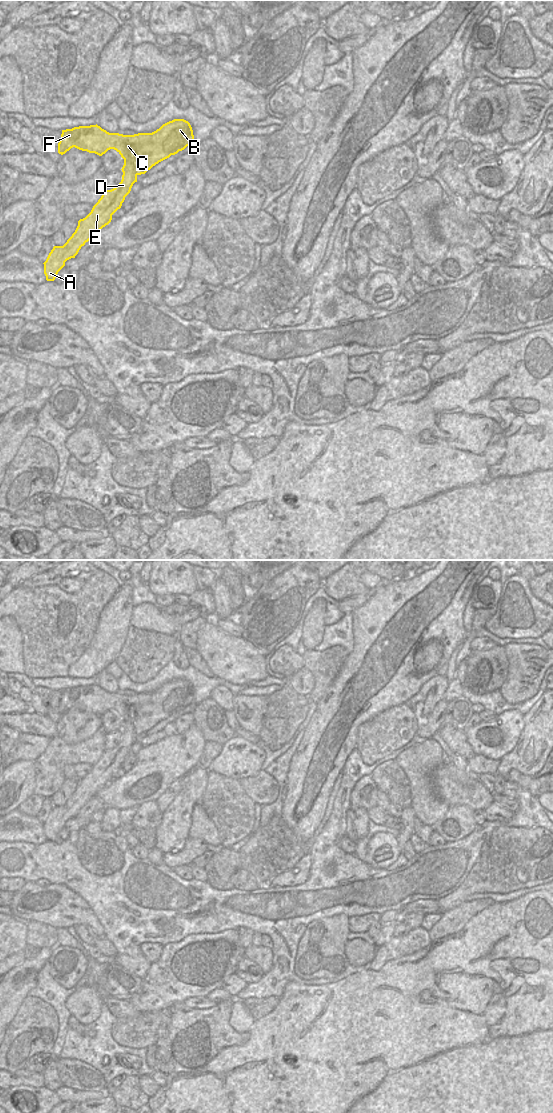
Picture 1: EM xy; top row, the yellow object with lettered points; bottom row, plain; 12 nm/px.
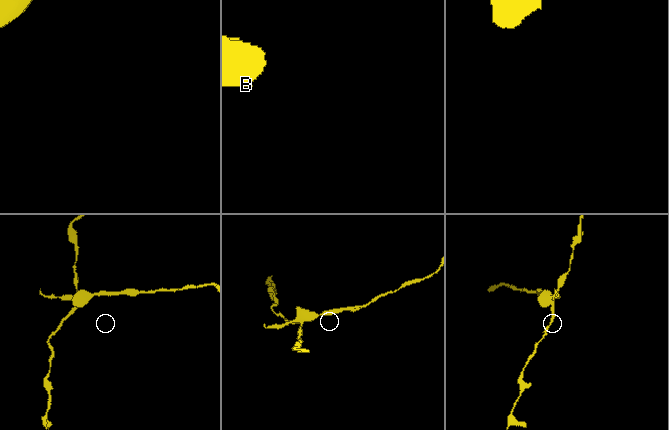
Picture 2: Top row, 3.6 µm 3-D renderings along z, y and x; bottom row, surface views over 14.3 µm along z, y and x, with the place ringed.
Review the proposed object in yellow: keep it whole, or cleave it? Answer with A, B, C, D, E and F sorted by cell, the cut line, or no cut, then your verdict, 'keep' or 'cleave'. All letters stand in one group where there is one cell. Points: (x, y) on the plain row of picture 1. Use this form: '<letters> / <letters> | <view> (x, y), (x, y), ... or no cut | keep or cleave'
A D E / B C F | xy (125, 720), (131, 723), (137, 734) | cleave

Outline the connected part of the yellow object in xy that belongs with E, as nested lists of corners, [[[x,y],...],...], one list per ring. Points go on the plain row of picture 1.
[[[125,721],[122,727],[122,740],[113,749],[106,750],[91,772],[78,781],[78,786],[72,796],[63,806],[54,806],[44,824],[44,834],[47,841],[54,841],[65,822],[75,818],[82,806],[112,780],[112,775],[121,768],[125,757],[137,742],[137,734],[130,721]]]

